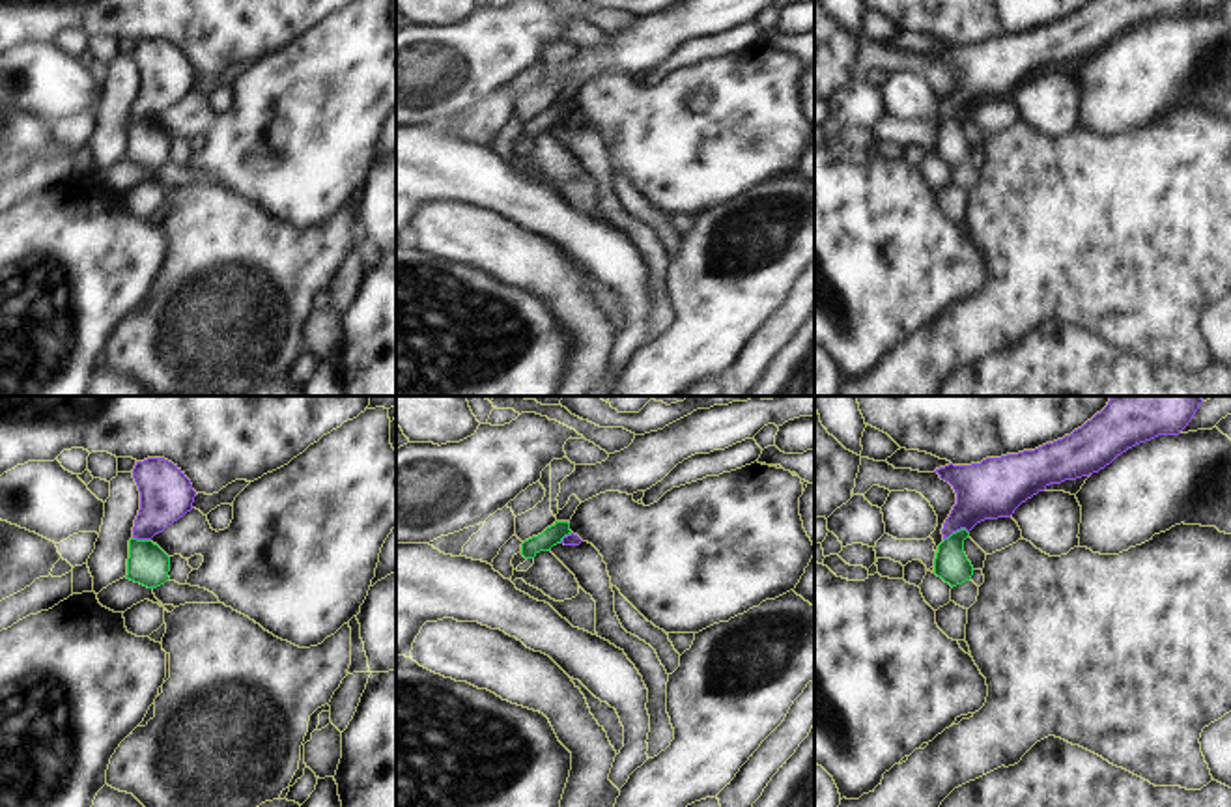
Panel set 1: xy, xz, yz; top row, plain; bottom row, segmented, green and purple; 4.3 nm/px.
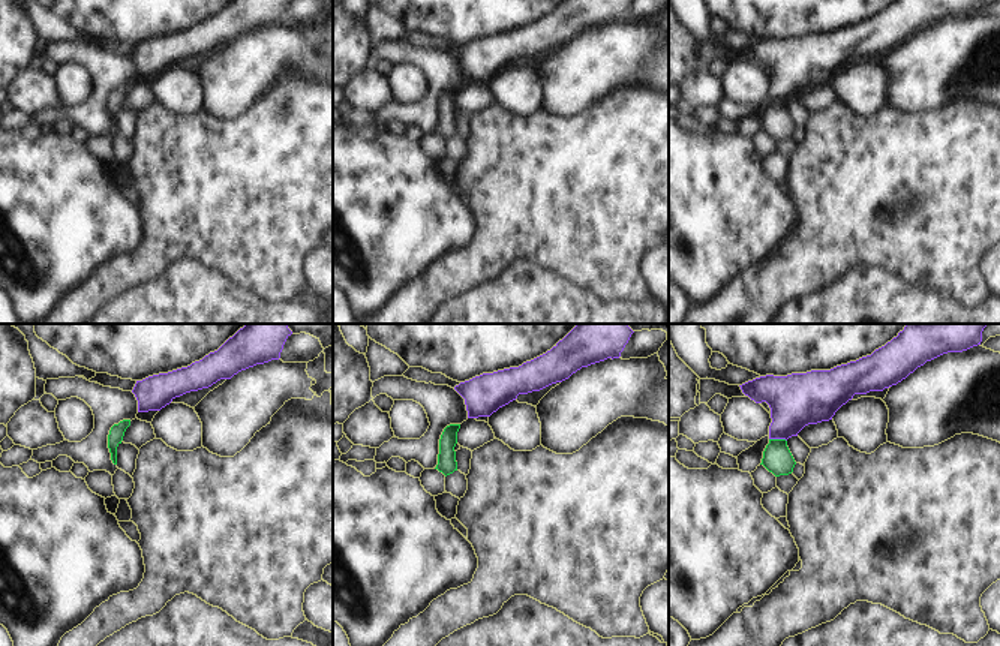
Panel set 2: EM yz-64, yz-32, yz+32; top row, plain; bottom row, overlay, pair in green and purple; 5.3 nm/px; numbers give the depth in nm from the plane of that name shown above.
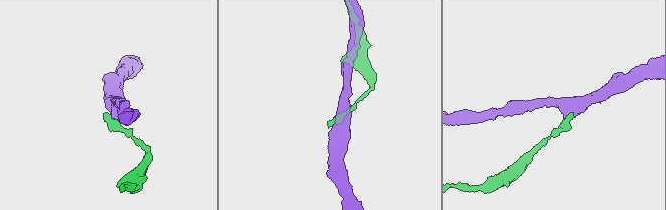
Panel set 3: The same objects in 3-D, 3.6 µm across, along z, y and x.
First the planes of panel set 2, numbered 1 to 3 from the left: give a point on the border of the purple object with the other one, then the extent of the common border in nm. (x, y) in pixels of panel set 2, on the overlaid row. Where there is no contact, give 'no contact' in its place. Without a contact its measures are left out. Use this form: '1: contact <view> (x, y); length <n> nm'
1: no contact
2: no contact
3: contact yz+32 (778, 439); length 100 nm

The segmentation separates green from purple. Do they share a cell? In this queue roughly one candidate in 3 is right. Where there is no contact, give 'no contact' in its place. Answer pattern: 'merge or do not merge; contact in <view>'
do not merge; contact in yz

